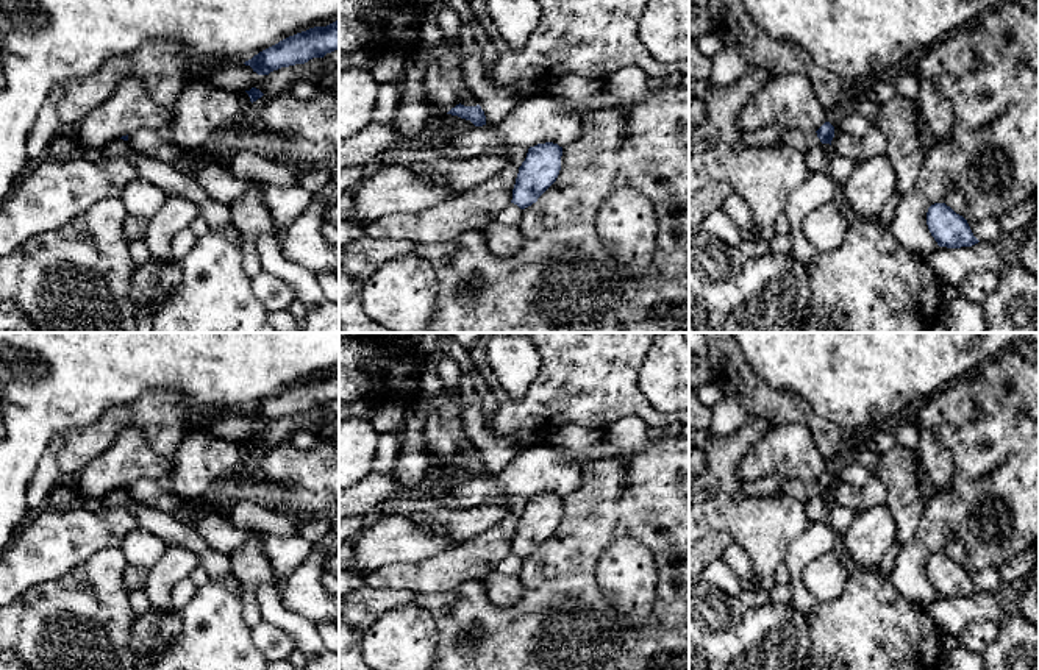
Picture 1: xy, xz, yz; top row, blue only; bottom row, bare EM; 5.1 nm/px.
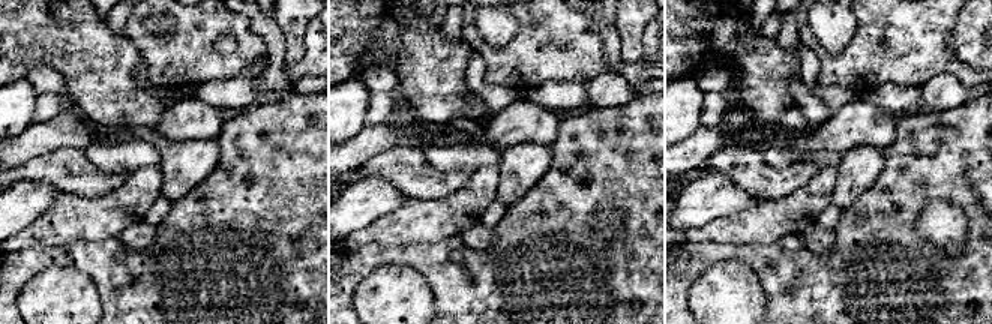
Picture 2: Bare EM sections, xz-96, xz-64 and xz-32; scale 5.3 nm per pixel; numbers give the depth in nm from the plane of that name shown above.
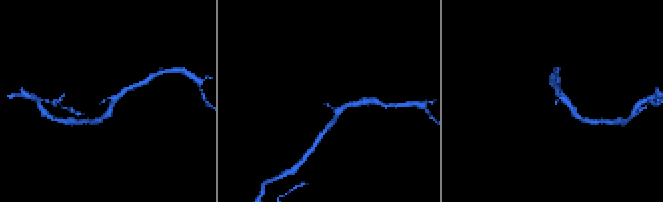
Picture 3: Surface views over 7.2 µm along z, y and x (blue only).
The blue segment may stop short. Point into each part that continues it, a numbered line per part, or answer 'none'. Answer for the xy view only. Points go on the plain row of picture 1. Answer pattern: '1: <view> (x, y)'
none

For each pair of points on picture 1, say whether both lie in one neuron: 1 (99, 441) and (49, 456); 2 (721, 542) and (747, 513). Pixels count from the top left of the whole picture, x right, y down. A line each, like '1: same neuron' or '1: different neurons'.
1: different neurons
2: different neurons

